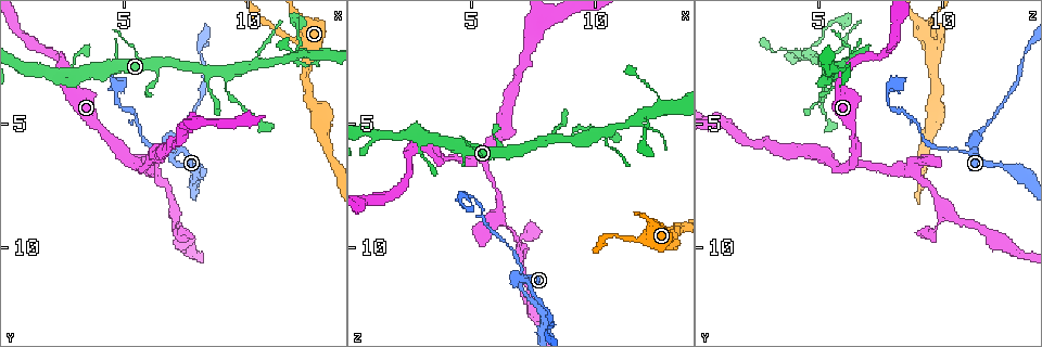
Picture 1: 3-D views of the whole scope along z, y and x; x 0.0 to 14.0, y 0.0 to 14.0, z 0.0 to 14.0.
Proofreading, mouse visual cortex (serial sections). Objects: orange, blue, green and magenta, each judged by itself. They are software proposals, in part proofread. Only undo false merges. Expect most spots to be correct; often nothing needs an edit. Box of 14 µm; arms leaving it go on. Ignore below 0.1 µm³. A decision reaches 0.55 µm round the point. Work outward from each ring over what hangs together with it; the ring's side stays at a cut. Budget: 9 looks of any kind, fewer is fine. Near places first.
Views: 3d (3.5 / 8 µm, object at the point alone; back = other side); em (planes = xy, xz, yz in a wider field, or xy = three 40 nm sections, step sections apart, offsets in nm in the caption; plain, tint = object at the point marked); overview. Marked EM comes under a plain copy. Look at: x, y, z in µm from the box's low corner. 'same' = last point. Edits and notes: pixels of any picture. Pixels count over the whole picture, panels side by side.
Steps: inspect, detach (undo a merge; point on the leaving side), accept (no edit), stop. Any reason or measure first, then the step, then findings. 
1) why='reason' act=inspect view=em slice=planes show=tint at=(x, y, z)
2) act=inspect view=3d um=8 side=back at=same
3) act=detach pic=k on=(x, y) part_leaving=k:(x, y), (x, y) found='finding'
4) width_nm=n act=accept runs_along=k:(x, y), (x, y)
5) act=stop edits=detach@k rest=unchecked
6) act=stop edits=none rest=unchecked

act=inspect view=3d um=3.5 side=back at=(11.6, 1.5, 9.7)

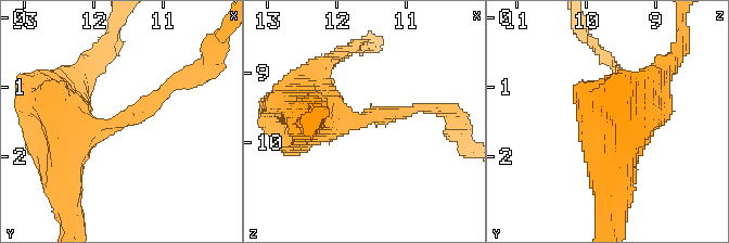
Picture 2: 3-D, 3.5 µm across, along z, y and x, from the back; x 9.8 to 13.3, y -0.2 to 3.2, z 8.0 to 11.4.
arm_widths_nm=200,700 act=inspect view=em slice=xy step=2 show=tint at=(11.65, 1.55, 9.65)

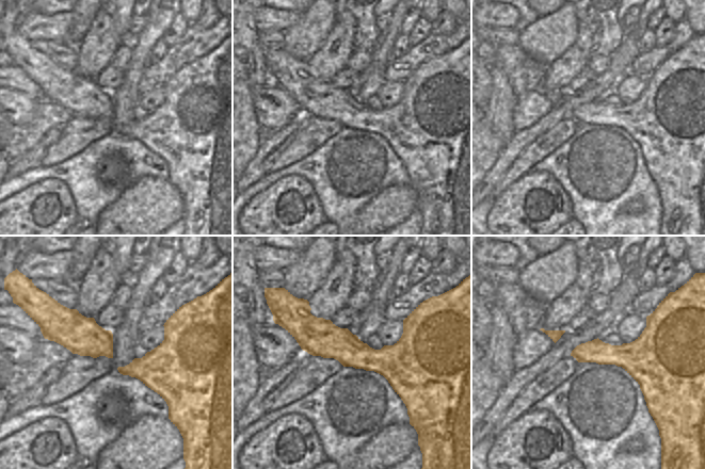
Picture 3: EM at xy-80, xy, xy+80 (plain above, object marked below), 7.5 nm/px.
act=accept runs_along=2:(48, 112), (115, 125), (175, 81) found='continuous, no second cell'

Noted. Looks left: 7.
why='calibre changes' act=inspect view=3d um=3.5 at=(9.0, 2.9, 5.6)

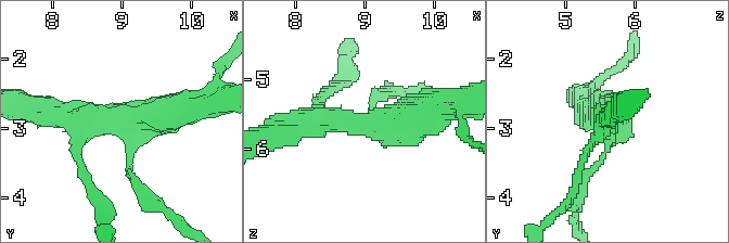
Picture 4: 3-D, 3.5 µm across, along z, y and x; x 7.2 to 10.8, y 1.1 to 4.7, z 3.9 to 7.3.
act=inspect view=em slice=xy step=2 show=tint at=(8.90, 2.85, 5.65)

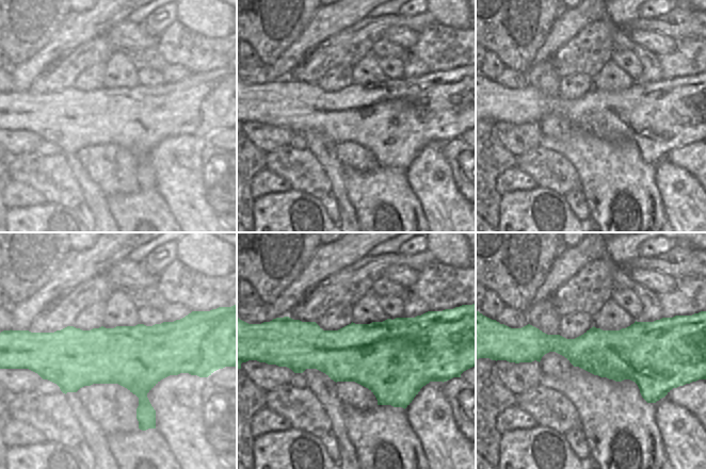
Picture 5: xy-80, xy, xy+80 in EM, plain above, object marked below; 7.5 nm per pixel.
width_nm=550 act=accept runs_along=4:(288, 128), (427, 114) found='one cell here'

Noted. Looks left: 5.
why='sharp bend' act=inspect view=em slice=xy step=1 show=tint at=(7.4, 5.2, 11.6)

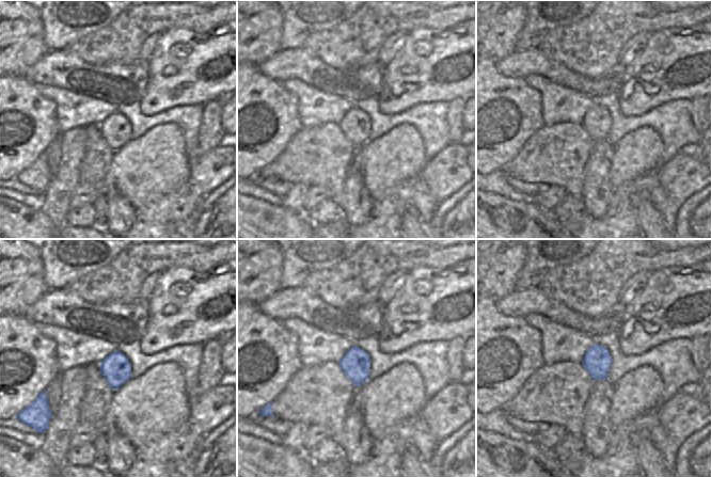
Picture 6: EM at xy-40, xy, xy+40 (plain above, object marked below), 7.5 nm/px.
why='wider look' act=inspect view=3d um=3.5 at=same

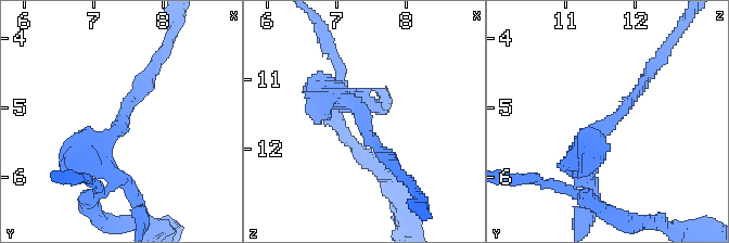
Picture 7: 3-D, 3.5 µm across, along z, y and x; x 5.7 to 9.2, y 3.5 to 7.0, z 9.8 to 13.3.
arm_widths_nm=150,300 act=accept runs_along=7:(586, 175), (586, 145), (650, 72) found='one cell here'

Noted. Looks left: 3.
why='abrupt turn' act=inspect view=3d um=3.5 at=(4.7, 3.6, 7.7)

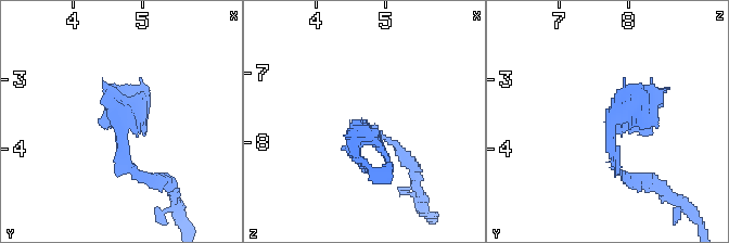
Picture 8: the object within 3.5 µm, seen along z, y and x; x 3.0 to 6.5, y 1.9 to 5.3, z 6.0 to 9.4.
why='now the EM' act=inspect view=em slice=xy step=1 show=tint at=(4.70, 3.70, 7.70)

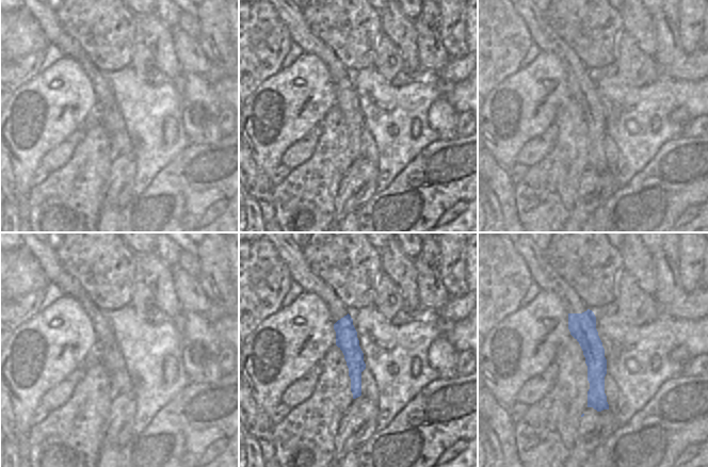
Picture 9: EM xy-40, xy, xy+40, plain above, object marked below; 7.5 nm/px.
act=accept runs_along=8:(632, 179), (615, 166), (610, 129), (657, 92) found='one cell here'

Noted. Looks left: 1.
act=stop edits=none rest=unchecked

